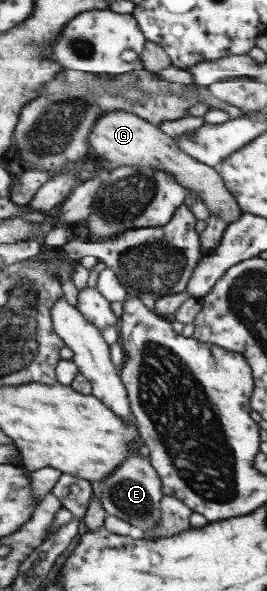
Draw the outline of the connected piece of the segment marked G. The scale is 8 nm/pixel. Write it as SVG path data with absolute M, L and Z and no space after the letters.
M109 111L94 124L94 132L89 139L90 147L99 160L116 167L147 166L154 171L171 172L183 186L187 187L187 191L195 190L200 193L200 197L205 201L212 215L225 219L229 225L241 218L243 211L219 173L218 167L211 167L195 159L194 156L187 155L178 147L175 139L134 112Z

